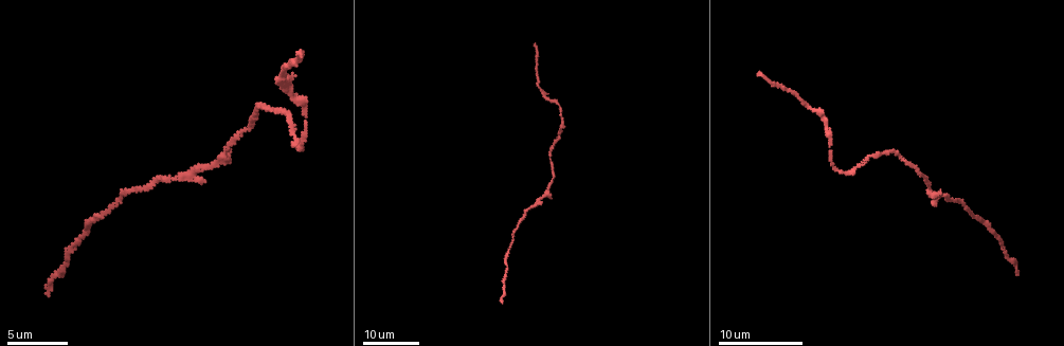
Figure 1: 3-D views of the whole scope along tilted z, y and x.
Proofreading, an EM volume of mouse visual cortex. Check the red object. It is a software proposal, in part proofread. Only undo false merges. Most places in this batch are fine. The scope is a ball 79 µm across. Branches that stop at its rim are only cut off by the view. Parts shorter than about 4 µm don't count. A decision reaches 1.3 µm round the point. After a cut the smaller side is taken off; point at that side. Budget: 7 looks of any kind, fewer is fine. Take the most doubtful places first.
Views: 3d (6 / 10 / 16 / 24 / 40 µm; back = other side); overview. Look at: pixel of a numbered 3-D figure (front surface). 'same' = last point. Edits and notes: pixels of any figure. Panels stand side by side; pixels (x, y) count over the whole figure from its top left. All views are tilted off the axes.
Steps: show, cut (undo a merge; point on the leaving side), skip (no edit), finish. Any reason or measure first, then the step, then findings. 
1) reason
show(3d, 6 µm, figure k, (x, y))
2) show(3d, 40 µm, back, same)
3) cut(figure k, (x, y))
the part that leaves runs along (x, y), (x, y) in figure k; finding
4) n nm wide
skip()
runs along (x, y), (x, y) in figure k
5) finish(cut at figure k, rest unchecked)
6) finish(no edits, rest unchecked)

show(3d, 16 µm, figure 1, (816, 112))

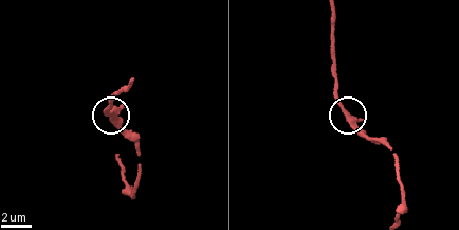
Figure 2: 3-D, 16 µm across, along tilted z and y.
show(3d, 10 µm, figure 2, (346, 113))

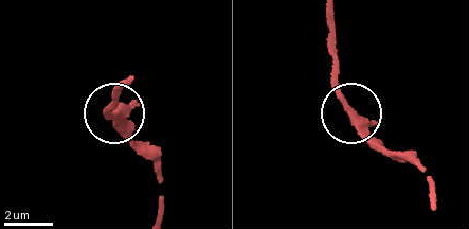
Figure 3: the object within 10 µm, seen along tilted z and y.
skip()
runs along (433, 200), (421, 162), (382, 148), (353, 116), (328, 43) in figure 3; continuous, no second neuron

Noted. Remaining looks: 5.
sudden change in width
show(3d, 16 µm, figure 1, (931, 186))

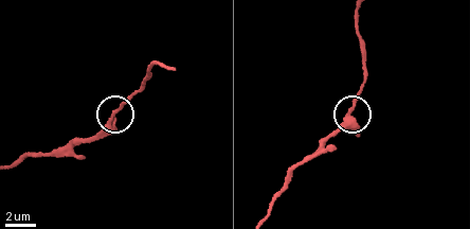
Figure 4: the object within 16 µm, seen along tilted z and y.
show(3d, 10 µm, figure 4, (350, 110))

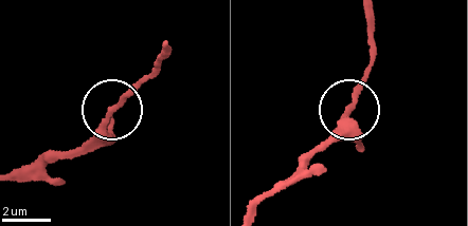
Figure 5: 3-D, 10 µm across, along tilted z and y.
skip()
runs along (151, 76), (68, 155) in figure 5; all the same neuron

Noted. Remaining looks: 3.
calibre changes
show(3d, 16 µm, figure 1, (561, 119))

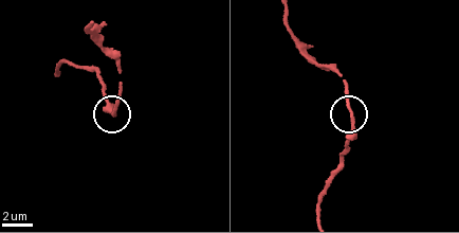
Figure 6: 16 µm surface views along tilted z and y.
show(3d, 10 µm, figure 6, (352, 121))

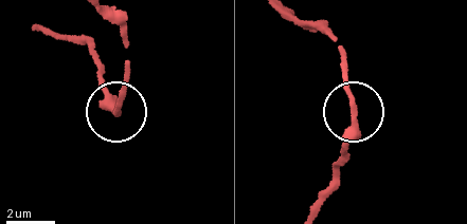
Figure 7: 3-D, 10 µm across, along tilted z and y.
show(3d, 10 µm, back, figure 7, (354, 111))

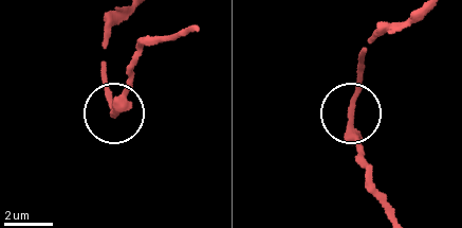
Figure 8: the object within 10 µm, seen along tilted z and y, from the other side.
skip()
all the same neuron

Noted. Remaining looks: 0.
finish(no edits, rest unchecked)

